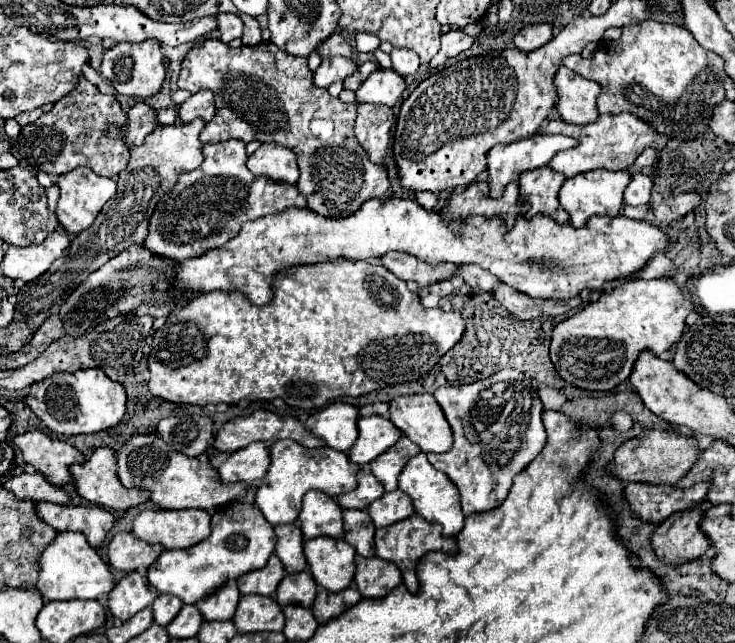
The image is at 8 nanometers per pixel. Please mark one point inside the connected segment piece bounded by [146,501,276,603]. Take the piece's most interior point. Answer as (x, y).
(241, 540)

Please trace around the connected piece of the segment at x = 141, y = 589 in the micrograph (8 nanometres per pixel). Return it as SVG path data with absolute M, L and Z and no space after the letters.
M128 573L110 591L108 609L114 617L126 621L138 611L152 605L154 599L156 599L156 591L144 581L144 577L140 577L138 573Z

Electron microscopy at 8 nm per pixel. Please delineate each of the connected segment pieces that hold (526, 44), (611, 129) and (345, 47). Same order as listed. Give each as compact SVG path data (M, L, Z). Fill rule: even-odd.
M544 23L544 25L534 25L534 27L522 29L514 37L514 43L520 51L534 51L534 49L542 47L544 43L548 43L552 37L554 37L554 25Z
M620 113L620 115L600 115L594 123L590 125L568 125L562 119L558 121L548 121L542 125L540 133L562 133L568 137L578 139L578 147L568 149L568 151L560 151L552 161L550 167L554 167L556 171L562 171L566 177L574 177L578 173L584 171L592 171L592 169L626 169L630 167L636 157L652 147L652 149L664 149L668 143L666 135L656 133L656 129L646 123L644 119L632 115L632 113Z
M332 33L328 39L324 39L318 49L316 49L322 57L328 55L342 55L342 57L352 57L352 47L346 41L346 37L342 37L340 33Z

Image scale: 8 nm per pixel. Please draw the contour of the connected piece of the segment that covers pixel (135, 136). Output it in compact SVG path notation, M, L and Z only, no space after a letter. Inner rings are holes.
M136 103L128 111L128 125L126 125L126 129L110 127L108 131L116 133L116 135L122 135L126 139L126 145L138 145L138 143L144 141L144 137L150 131L154 131L154 127L158 127L156 111L150 109L146 103Z

